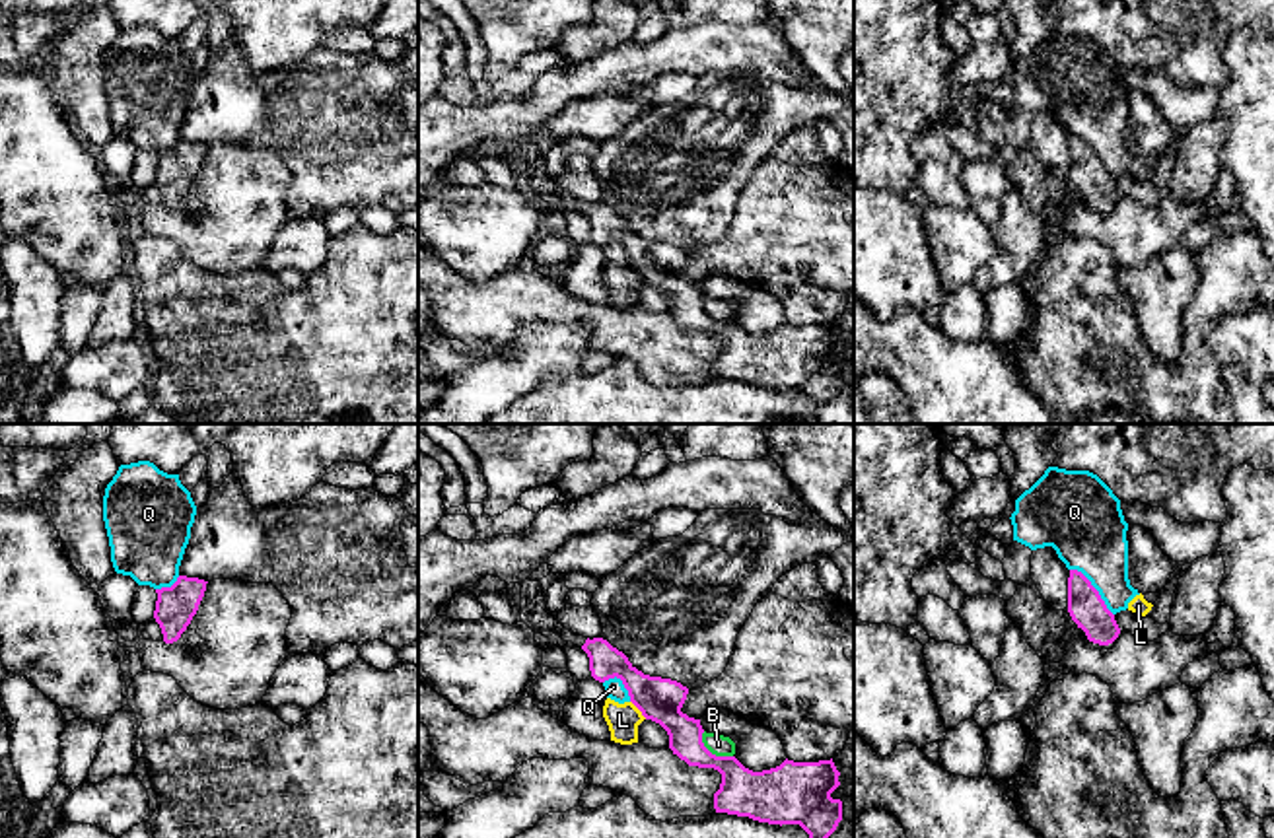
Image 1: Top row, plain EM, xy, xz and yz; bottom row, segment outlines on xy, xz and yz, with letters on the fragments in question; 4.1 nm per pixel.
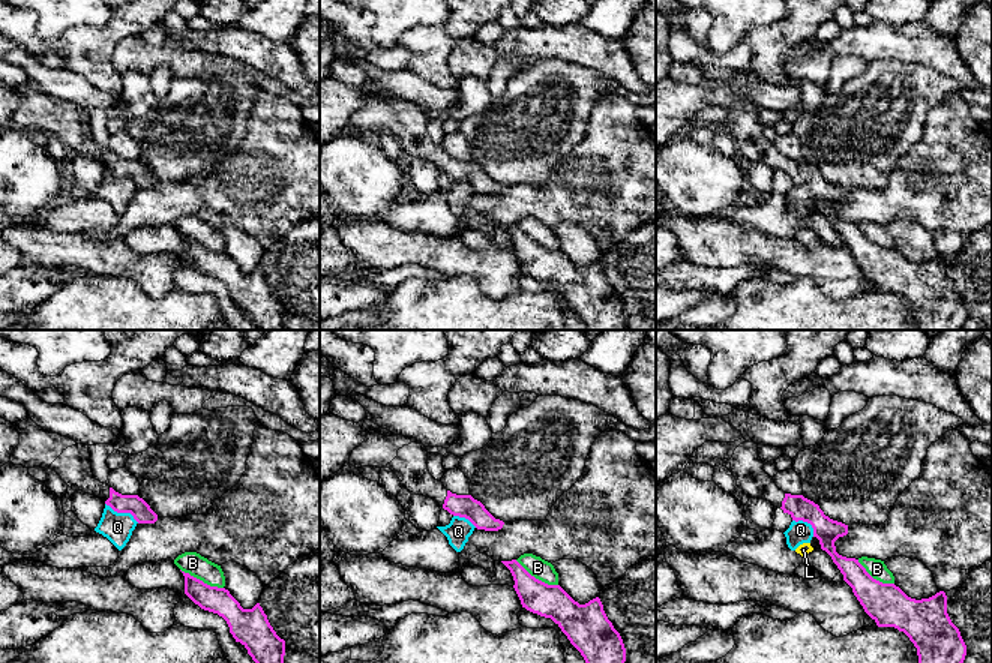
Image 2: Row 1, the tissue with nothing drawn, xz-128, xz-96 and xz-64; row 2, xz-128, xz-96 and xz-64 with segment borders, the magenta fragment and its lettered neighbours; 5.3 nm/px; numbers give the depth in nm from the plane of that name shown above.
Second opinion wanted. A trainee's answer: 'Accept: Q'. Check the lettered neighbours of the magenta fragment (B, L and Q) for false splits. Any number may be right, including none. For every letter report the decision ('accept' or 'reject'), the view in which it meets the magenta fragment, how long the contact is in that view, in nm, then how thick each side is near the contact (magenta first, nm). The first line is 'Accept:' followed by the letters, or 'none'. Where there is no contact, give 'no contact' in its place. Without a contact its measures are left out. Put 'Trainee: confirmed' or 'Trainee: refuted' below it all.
Accept: none
B: reject; meets magenta in xz; contact 170 nm long; 190 nm thick on the magenta side, 90 nm on the other
L: reject; meets magenta in xz; contact 100 nm long; 180 nm thick on the magenta side, 140 nm on the other
Q: reject; meets magenta in yz; contact 260 nm long; 150 nm thick on the magenta side, 320 nm on the other
Trainee: refuted

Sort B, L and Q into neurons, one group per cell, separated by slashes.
B / L Q

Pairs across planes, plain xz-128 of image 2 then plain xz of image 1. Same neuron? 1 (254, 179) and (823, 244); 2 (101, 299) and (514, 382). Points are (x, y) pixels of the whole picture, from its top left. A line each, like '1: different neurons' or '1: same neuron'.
1: same neuron
2: different neurons

